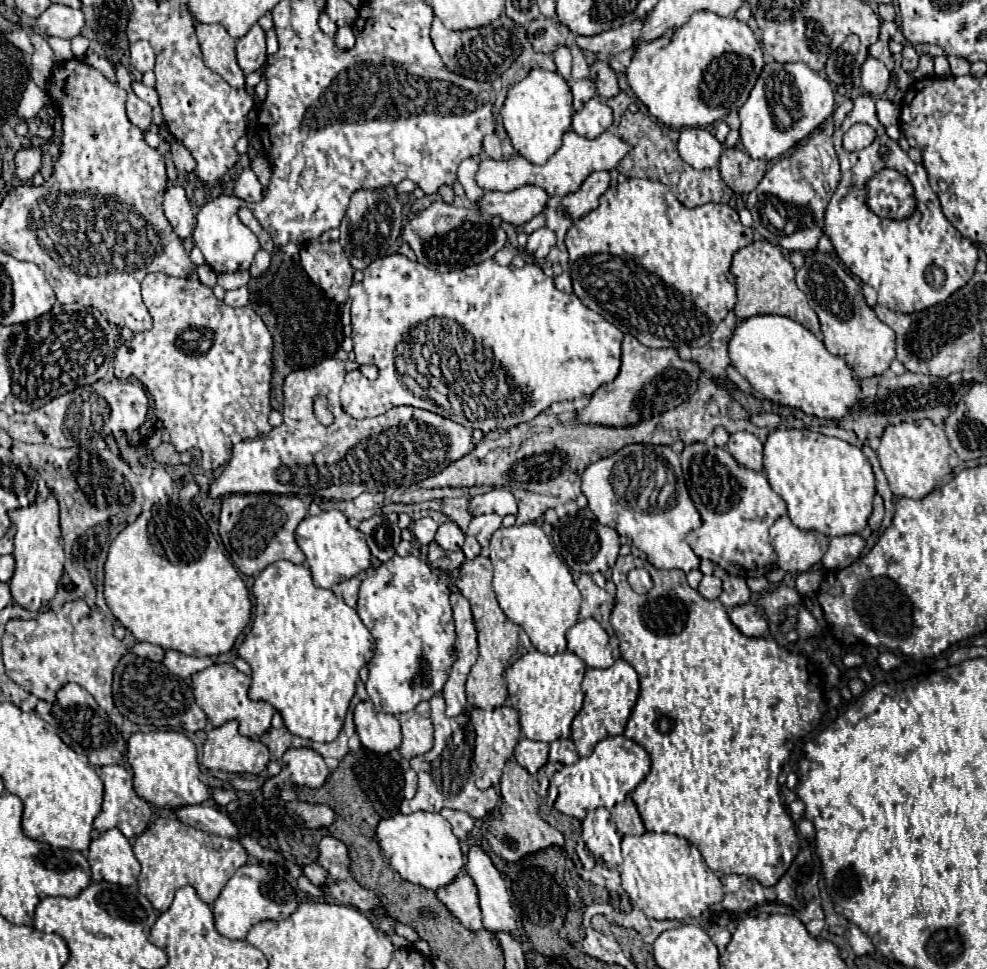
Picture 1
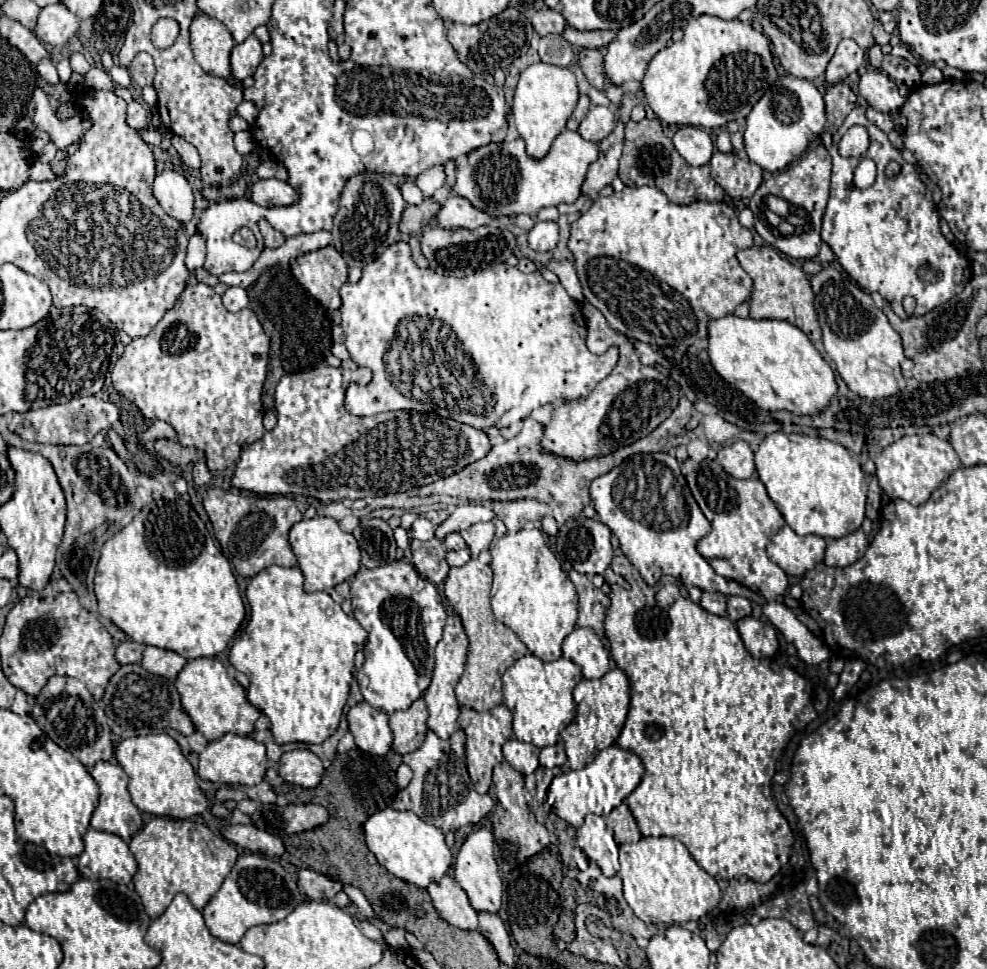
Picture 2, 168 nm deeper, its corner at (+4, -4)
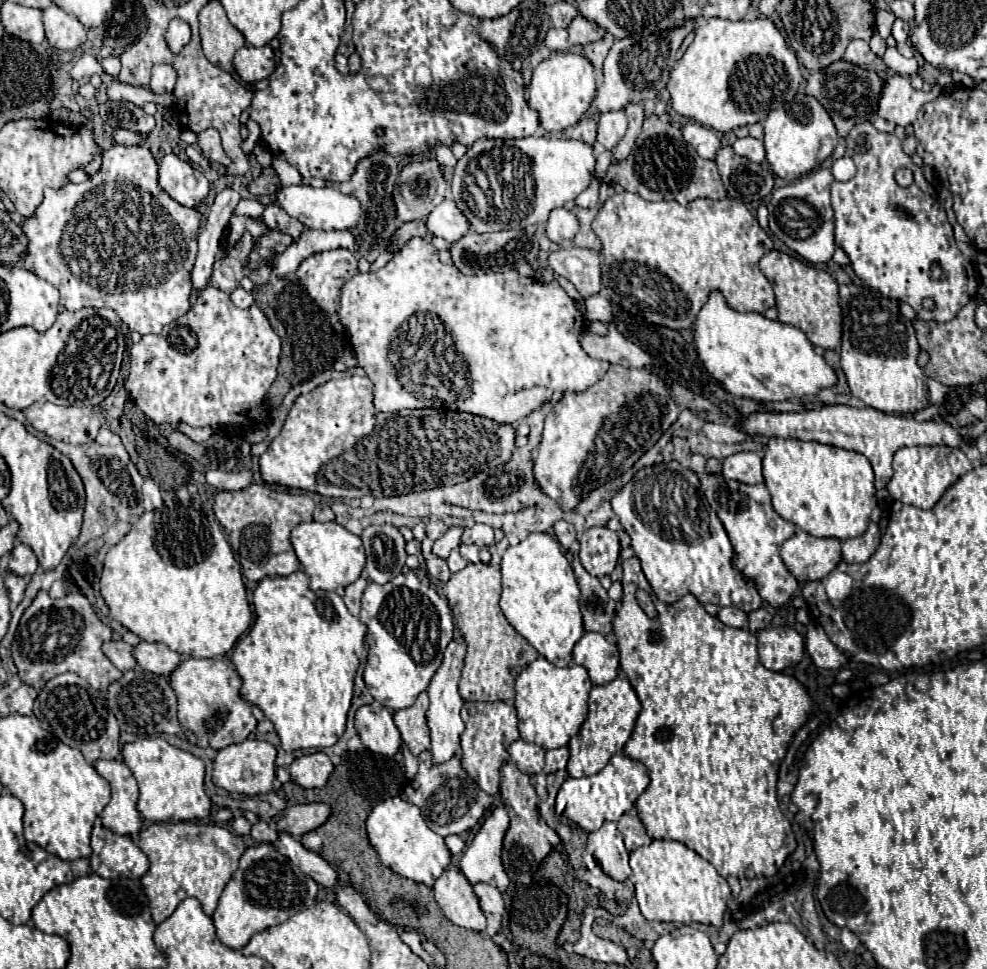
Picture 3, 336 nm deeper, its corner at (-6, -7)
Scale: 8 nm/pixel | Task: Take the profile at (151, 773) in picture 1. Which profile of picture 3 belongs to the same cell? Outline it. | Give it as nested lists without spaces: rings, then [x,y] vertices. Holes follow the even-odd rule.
[[[145,737],[135,743],[123,745],[123,761],[131,769],[133,777],[139,783],[139,801],[137,811],[147,821],[191,821],[207,817],[211,811],[211,801],[203,789],[205,767],[203,761],[191,753],[185,753],[169,745],[161,737]]]

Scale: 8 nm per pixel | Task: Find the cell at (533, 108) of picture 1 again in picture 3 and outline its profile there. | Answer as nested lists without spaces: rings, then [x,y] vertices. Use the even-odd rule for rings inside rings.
[[[575,51],[553,53],[533,71],[533,79],[529,85],[529,105],[539,113],[541,125],[549,133],[561,133],[579,123],[579,119],[587,113],[595,97],[595,89],[595,69],[585,55]]]

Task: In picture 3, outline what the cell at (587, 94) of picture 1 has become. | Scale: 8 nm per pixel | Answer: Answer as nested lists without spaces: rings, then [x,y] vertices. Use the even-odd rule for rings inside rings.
[[[583,117],[571,131],[569,131],[569,137],[571,139],[579,139],[587,145],[593,145],[595,143],[595,131],[597,131],[597,121],[593,117]]]

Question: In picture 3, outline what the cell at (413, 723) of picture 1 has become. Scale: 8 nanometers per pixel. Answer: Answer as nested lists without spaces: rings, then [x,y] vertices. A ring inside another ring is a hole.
[[[423,691],[411,707],[399,709],[393,715],[395,725],[401,731],[401,737],[407,743],[407,747],[411,749],[413,755],[427,751],[429,745],[431,745],[429,729],[427,729],[427,721],[425,721],[427,707],[429,707],[429,697],[427,697],[427,691]]]

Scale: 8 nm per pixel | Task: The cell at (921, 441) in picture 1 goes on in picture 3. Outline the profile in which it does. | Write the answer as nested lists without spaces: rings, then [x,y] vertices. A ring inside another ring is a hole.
[[[919,445],[919,447],[901,447],[893,459],[893,471],[895,471],[893,477],[887,483],[889,495],[901,503],[909,503],[919,509],[931,509],[951,483],[955,483],[961,475],[971,471],[971,463],[965,457],[965,453],[957,447]]]

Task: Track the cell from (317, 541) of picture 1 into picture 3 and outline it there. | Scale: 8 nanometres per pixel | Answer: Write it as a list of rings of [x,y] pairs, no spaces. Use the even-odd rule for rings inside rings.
[[[299,523],[291,531],[291,545],[295,549],[295,555],[299,563],[303,565],[303,571],[309,575],[311,583],[309,587],[313,591],[339,591],[341,587],[351,585],[365,567],[365,551],[361,545],[361,539],[353,533],[349,533],[339,523]]]

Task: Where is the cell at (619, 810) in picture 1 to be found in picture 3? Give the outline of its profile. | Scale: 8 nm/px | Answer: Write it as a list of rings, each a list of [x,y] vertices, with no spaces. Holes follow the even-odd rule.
[[[635,809],[627,811],[627,813],[619,819],[617,829],[623,833],[625,847],[627,847],[629,851],[633,851],[633,849],[637,849],[637,847],[643,847],[643,845],[649,845],[649,843],[653,841],[653,839],[647,835],[643,823],[639,821]]]

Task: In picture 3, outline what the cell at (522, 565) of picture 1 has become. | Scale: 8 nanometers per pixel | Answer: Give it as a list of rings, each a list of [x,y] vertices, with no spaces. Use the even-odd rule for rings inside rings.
[[[531,533],[519,545],[505,551],[501,563],[501,611],[515,631],[521,633],[549,663],[567,667],[571,665],[573,645],[585,631],[579,611],[579,585],[559,547],[559,541],[549,533]]]

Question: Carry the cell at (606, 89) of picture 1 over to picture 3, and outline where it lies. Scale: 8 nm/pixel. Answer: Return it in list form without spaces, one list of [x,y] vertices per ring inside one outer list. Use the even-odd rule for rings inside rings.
[[[605,33],[603,39],[599,39],[599,41],[595,41],[595,43],[583,45],[585,57],[593,63],[593,67],[595,67],[599,73],[601,73],[601,67],[603,67],[603,59],[607,57],[607,53],[609,53],[613,41],[615,41],[615,37],[613,37],[611,33]]]

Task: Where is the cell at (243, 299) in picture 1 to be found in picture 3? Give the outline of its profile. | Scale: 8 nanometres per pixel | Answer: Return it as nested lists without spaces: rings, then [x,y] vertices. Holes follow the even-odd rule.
[[[237,287],[237,289],[229,295],[229,299],[233,301],[235,307],[241,307],[241,309],[247,309],[247,307],[251,307],[251,305],[255,303],[253,297],[251,297],[251,293],[247,293],[247,291],[241,289],[241,287]]]

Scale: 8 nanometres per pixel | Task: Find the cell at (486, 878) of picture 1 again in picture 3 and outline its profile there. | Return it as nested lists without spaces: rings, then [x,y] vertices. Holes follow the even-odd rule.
[[[499,803],[487,815],[479,833],[461,857],[461,871],[469,879],[469,883],[485,881],[497,887],[499,891],[507,889],[509,877],[501,865],[501,841],[505,837],[507,827],[507,809],[503,803]]]

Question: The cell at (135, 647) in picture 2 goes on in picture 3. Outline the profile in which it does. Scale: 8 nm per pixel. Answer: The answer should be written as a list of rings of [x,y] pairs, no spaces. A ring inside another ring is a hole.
[[[107,641],[103,643],[103,653],[107,655],[107,659],[119,669],[119,671],[129,671],[133,669],[137,663],[135,663],[135,657],[133,657],[133,647],[127,645],[125,641]]]

